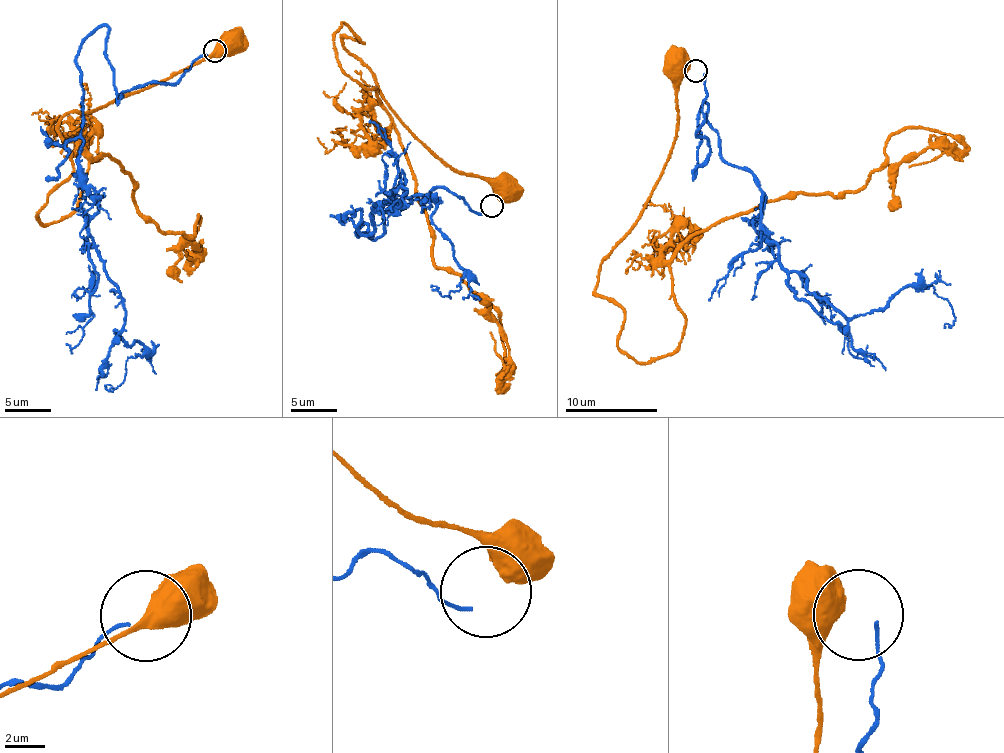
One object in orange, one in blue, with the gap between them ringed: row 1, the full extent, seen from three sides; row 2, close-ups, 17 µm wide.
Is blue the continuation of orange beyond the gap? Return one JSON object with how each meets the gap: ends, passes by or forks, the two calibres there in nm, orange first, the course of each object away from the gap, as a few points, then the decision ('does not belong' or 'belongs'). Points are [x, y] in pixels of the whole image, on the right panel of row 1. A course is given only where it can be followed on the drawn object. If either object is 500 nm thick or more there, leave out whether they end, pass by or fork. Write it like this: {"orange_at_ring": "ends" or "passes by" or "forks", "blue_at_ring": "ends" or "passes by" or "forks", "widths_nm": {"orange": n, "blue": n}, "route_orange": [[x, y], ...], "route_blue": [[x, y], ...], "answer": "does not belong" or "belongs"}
{"widths_nm": {"orange": 800, "blue": 170}, "route_orange": [[690, 66], [597, 279], [632, 359], [682, 338], [697, 232], [945, 132], [900, 206]], "route_blue": [[704, 74], [700, 164], [701, 102], [807, 293], [850, 318], [930, 286], [943, 328]], "answer": "does not belong"}

